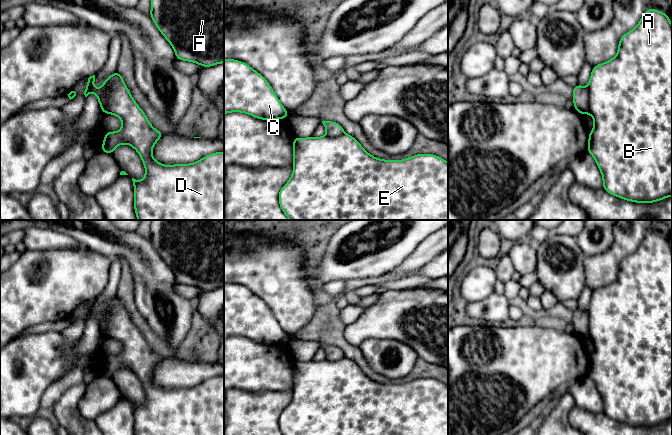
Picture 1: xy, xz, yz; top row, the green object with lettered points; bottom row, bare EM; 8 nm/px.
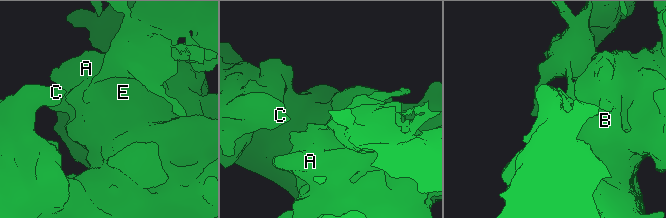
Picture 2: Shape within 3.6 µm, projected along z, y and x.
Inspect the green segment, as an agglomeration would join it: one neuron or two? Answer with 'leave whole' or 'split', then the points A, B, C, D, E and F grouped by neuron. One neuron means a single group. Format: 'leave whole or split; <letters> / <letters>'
split; A B C D E / F

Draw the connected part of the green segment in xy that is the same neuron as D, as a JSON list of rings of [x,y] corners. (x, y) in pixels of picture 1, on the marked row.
[[[116,71],[107,77],[103,85],[94,88],[95,75],[88,78],[85,97],[95,93],[101,110],[104,114],[113,114],[122,120],[122,127],[117,132],[108,131],[104,135],[101,151],[112,155],[114,149],[122,144],[133,147],[142,159],[145,167],[145,177],[137,181],[132,178],[134,186],[134,209],[137,220],[224,220],[224,152],[208,154],[202,159],[191,164],[163,165],[152,156],[155,143],[163,136],[164,132],[157,131],[149,122],[143,110],[135,102],[134,98],[121,76]]]

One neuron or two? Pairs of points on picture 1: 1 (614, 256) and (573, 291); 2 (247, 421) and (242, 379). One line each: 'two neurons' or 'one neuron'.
1: two neurons
2: two neurons

